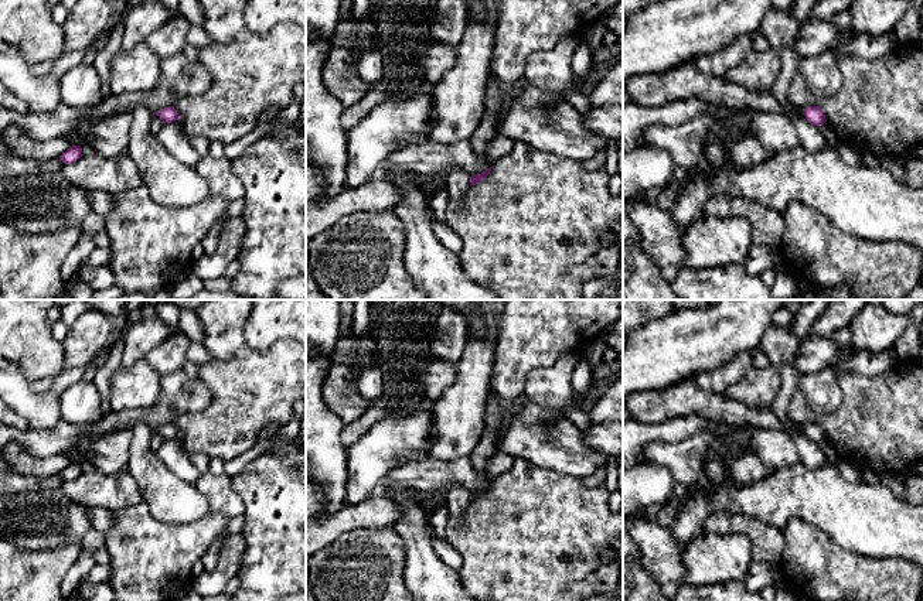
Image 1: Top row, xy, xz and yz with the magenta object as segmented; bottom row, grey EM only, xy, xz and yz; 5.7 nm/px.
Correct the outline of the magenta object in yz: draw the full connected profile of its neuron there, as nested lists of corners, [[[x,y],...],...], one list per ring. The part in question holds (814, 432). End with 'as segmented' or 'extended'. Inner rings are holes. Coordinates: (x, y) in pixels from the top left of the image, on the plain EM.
[[[815,421],[807,426],[803,426],[803,431],[811,441],[817,444],[820,444],[821,441],[827,438],[824,428]]]; as segmented

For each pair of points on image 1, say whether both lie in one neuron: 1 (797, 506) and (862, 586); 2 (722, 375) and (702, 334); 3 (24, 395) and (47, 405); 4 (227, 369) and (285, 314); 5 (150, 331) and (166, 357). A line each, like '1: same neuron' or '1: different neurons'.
1: different neurons
2: different neurons
3: same neuron
4: different neurons
5: different neurons

